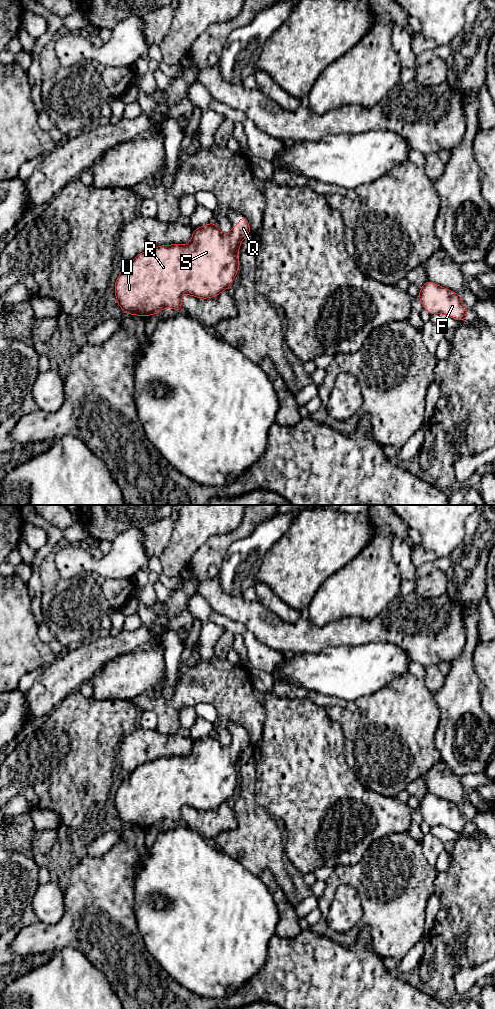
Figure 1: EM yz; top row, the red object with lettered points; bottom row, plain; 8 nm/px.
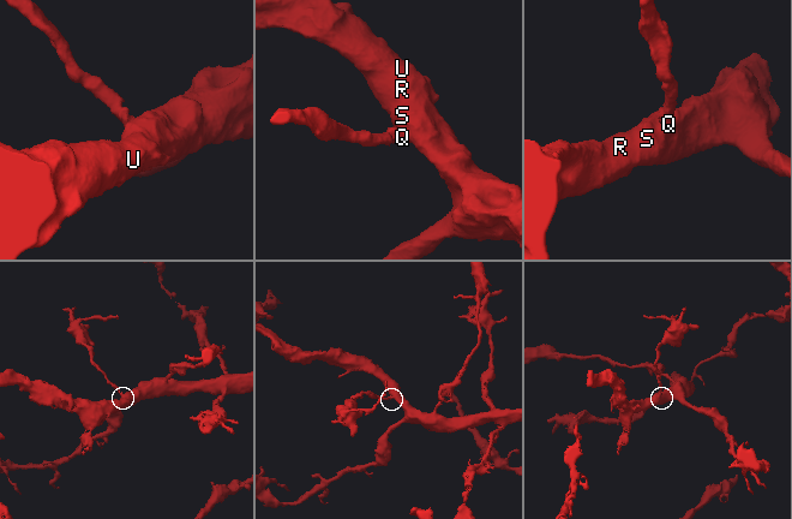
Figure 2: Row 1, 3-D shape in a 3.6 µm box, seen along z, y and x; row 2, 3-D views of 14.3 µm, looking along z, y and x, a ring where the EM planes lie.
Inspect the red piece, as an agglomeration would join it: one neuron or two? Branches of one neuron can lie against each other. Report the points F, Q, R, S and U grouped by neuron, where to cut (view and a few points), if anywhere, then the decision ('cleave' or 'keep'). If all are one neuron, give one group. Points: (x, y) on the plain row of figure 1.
F Q R S U; no cut; keep

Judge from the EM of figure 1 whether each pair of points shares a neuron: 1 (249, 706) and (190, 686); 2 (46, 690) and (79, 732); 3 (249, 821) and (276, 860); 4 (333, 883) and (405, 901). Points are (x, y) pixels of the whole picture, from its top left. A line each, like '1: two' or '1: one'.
1: one
2: two
3: one
4: one

